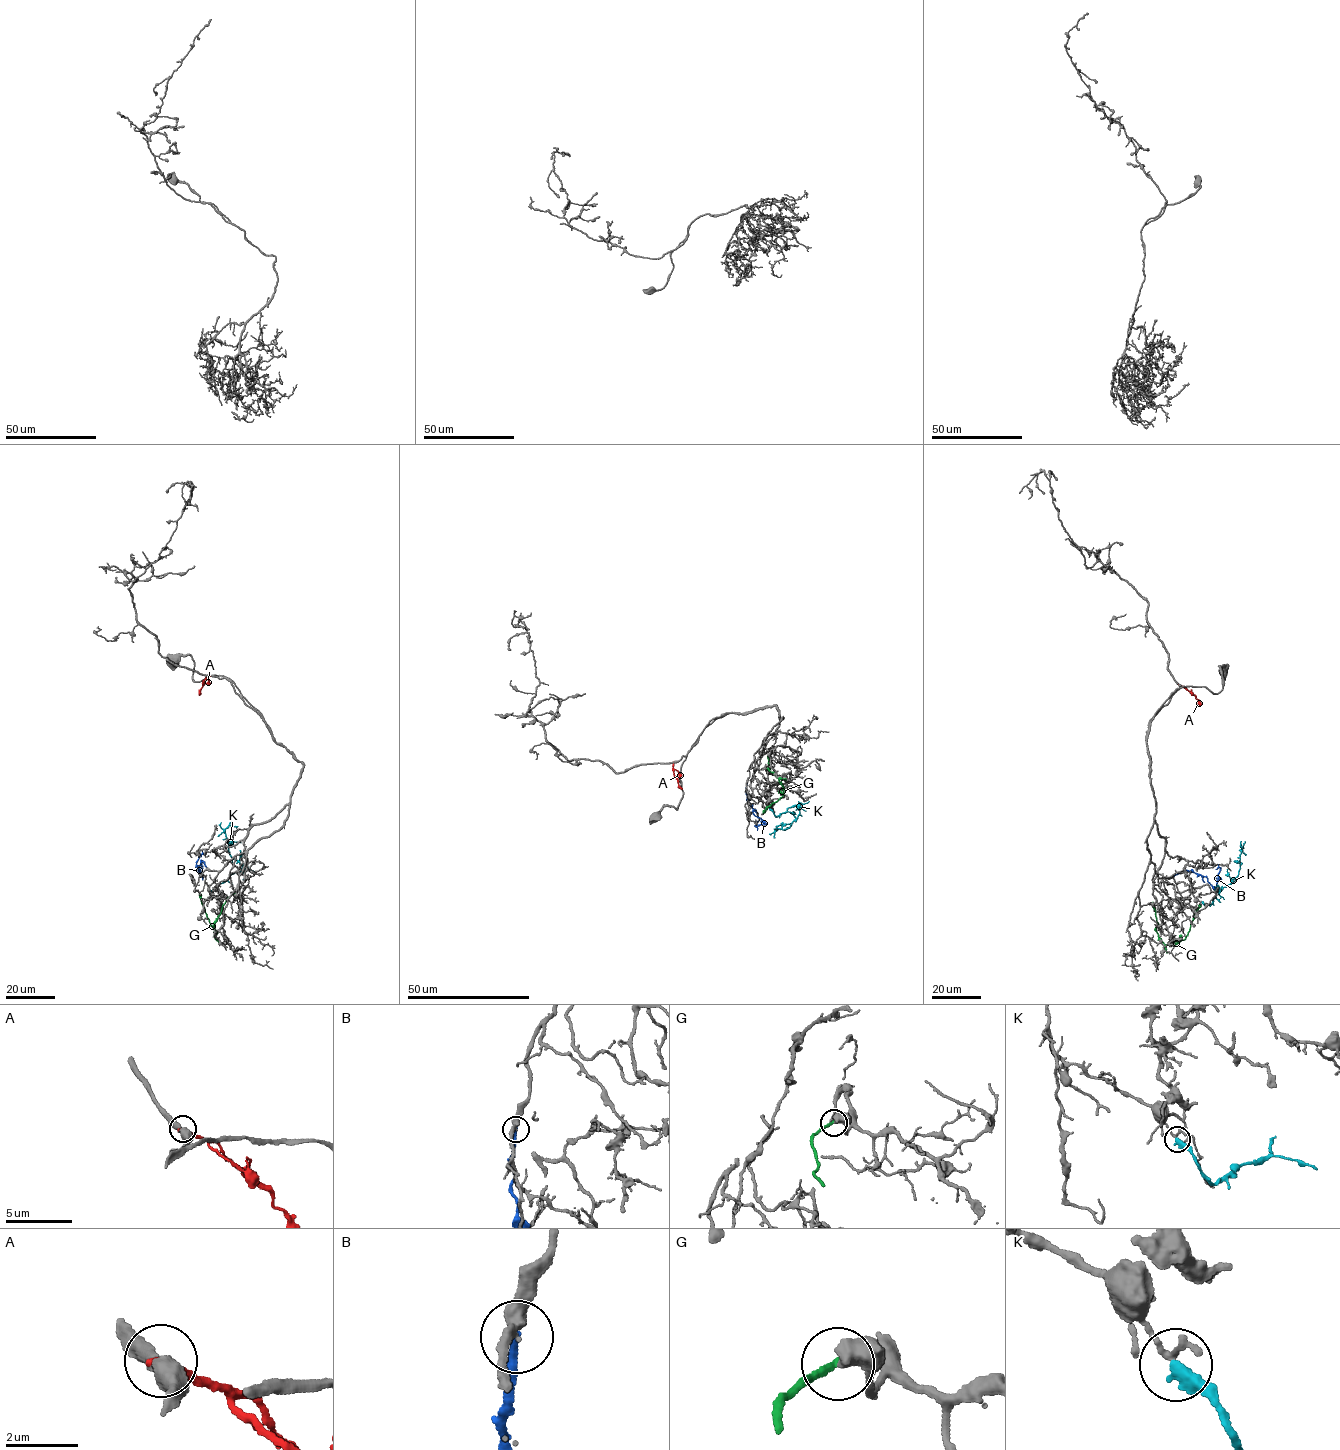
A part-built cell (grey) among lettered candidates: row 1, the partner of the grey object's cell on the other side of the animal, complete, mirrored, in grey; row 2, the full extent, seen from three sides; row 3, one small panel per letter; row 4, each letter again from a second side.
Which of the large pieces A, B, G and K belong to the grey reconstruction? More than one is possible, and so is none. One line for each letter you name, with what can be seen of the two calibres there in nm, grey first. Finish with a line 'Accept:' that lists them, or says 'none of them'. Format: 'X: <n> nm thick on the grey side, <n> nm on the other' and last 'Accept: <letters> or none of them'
B: 320 nm thick on the grey side, 200 nm on the other
Accept: B

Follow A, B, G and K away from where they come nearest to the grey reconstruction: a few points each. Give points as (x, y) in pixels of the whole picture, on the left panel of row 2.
A: (210, 675), (203, 681), (200, 695)
B: (206, 868), (200, 861), (201, 874), (196, 866), (199, 854), (204, 854)
G: (234, 893), (222, 906), (213, 925), (214, 937), (216, 931), (199, 894)
K: (209, 890), (242, 872), (244, 867), (230, 855), (225, 834), (229, 825), (238, 826)

